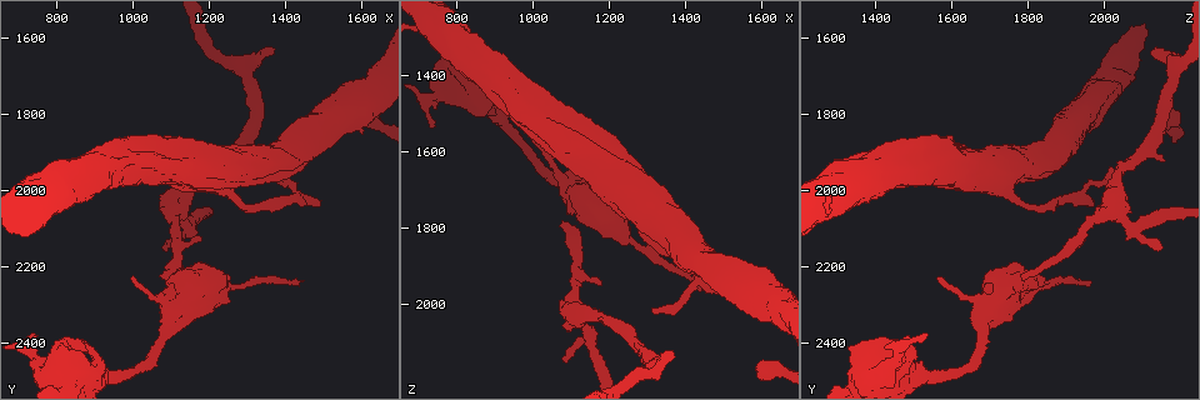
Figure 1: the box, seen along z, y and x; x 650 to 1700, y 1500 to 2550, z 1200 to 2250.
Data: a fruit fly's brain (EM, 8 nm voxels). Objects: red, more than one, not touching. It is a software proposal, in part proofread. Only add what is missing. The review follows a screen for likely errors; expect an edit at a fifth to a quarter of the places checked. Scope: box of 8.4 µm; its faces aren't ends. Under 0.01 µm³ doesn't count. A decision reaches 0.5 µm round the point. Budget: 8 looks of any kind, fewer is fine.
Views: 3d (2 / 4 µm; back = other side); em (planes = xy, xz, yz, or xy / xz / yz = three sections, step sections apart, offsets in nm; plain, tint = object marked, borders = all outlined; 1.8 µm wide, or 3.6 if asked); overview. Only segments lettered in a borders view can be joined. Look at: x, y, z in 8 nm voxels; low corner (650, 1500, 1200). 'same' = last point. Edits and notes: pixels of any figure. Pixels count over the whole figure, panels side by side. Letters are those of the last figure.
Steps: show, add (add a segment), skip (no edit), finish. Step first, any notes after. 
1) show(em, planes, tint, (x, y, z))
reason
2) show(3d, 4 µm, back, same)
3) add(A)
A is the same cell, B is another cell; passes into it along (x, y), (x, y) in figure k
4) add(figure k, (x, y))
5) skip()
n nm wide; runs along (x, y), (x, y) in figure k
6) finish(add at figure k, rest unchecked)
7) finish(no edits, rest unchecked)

show(3d, 4 µm, (1370, 1640, 2120))
an open end

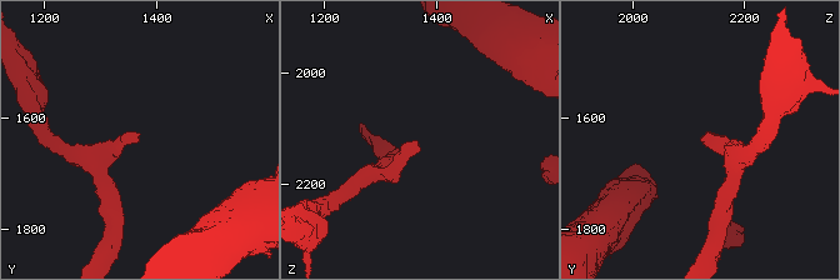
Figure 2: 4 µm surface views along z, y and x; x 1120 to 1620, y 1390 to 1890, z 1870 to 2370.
show(em, planes, tint, (1365, 1645, 2125))
need the tissue

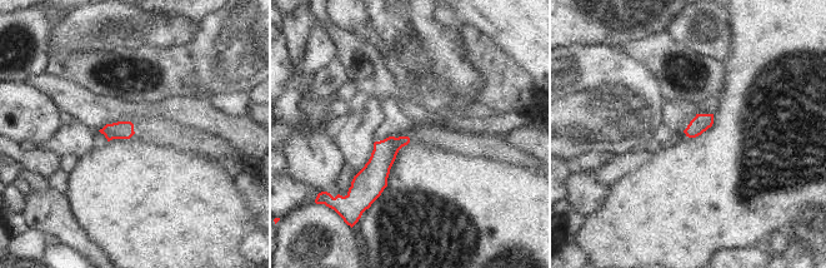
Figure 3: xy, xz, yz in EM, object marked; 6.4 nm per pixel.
show(em, planes, borders, same)

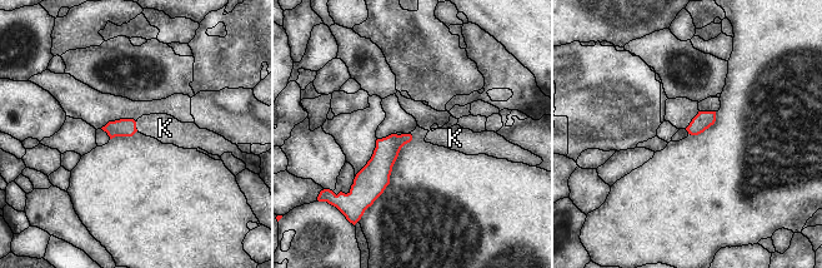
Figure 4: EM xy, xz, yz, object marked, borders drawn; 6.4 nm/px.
add(K)
K is the same cell; the neuron continues

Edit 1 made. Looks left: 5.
show(3d, 4 µm, (1490, 2040, 1970))
thin end

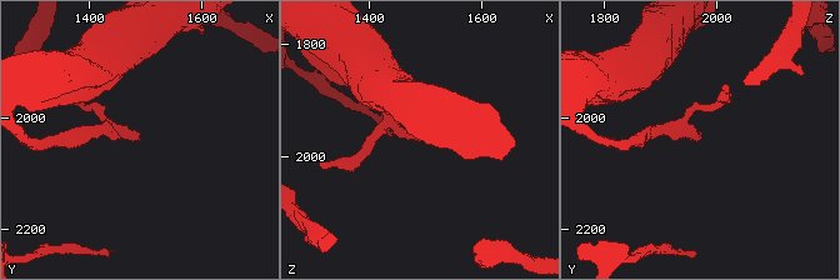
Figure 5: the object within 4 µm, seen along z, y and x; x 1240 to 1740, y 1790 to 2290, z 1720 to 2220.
show(em, planes, borders, (1485, 2045, 1965))
now the EM

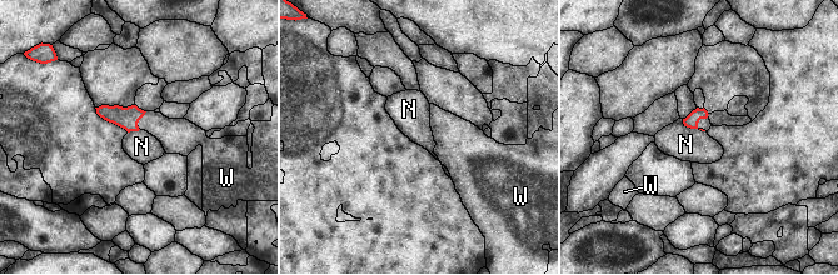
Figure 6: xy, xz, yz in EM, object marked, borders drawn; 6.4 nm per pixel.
add(W)
90 nm wide; W is the same cell, N is another cell; passes into it along (692, 120), (699, 119), (704, 124) in figure 6; it goes on there

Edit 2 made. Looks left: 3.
show(overview)

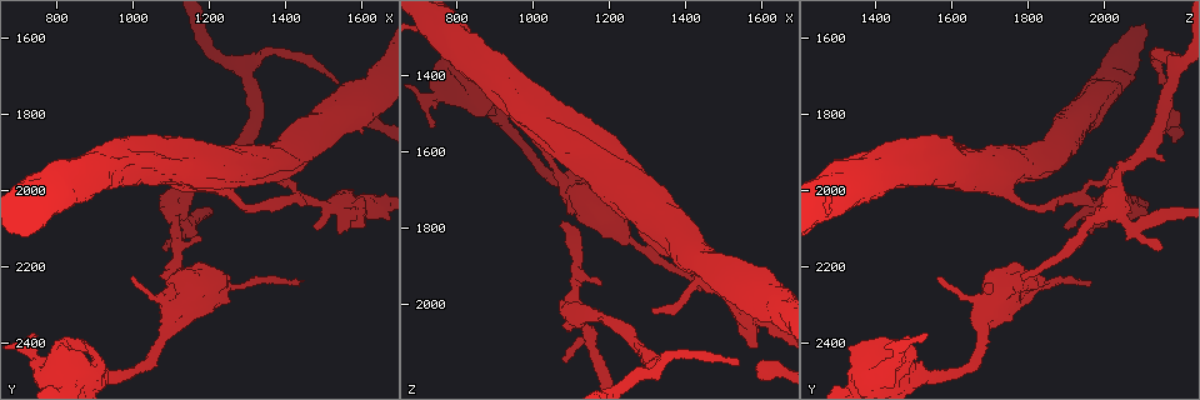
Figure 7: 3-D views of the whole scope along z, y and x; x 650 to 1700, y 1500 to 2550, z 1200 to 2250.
show(3d, 4 µm, back, (1080, 2230, 1785))
free end

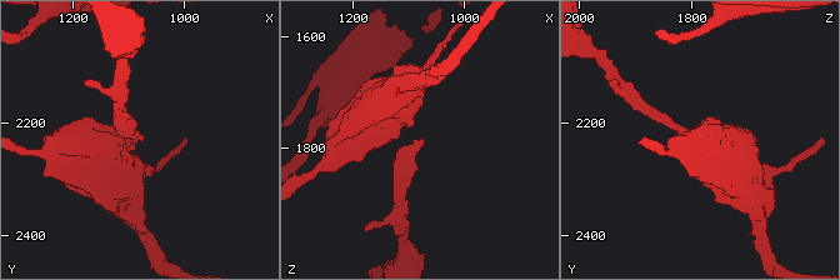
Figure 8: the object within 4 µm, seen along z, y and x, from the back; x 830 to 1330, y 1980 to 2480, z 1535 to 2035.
show(em, planes, borders, (1085, 2235, 1790))
need the tissue

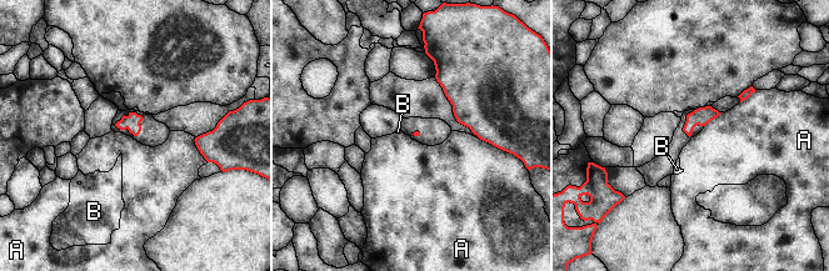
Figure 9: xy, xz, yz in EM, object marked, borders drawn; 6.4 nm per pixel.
skip()
A and B are other cells; border along (194, 137), (196, 149), (208, 161) in figure 9; none of them fits

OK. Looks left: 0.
finish(add at figure 4, add at figure 6, rest unchecked)

